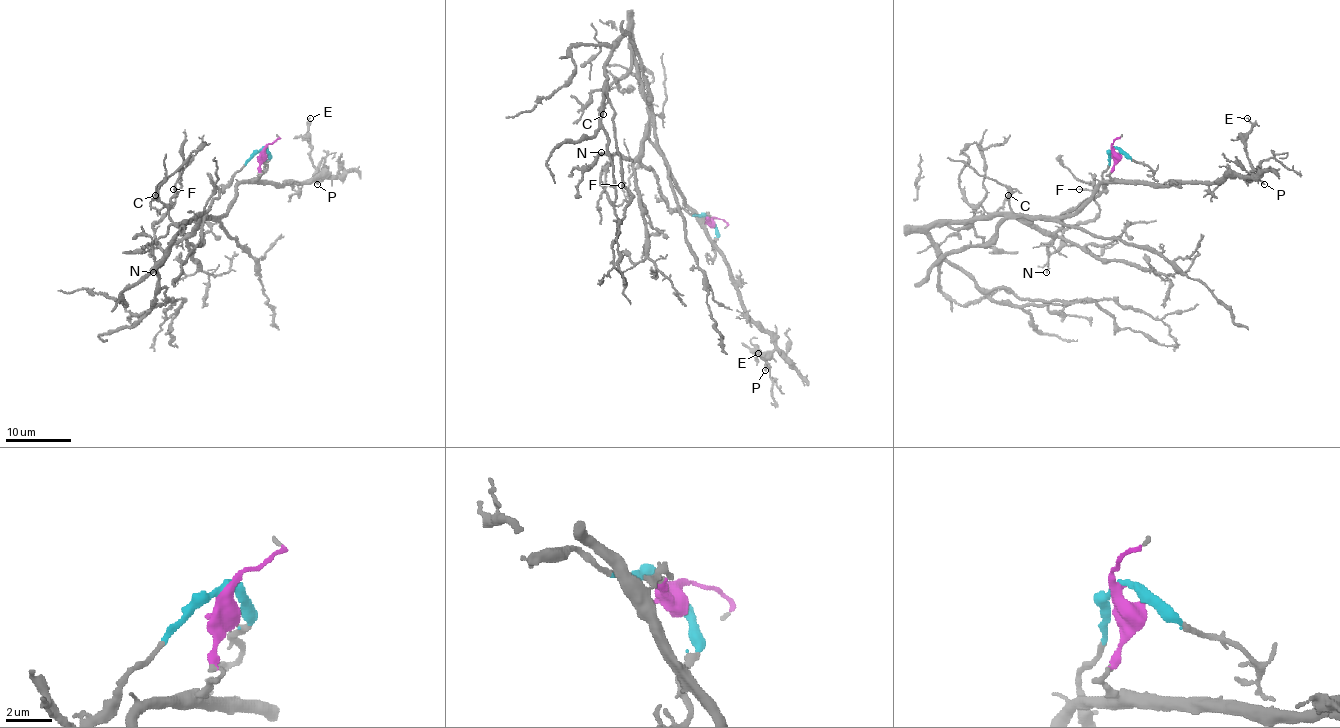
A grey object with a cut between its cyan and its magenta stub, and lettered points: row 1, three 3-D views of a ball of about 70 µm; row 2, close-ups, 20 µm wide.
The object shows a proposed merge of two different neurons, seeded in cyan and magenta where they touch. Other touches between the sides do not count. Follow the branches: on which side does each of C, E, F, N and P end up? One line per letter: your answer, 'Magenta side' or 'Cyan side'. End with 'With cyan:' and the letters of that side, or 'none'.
C: Cyan side
E: Magenta side
F: Cyan side
N: Cyan side
P: Magenta side
With cyan: C, F, N

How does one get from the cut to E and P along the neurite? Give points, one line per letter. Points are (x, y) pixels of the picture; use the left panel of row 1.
E: (262, 148), (260, 175), (255, 179), (278, 184), (313, 183), (326, 176), (314, 166), (309, 117)
P: (262, 148), (260, 175), (255, 179), (278, 184), (313, 183), (326, 176), (317, 171), (317, 184)

